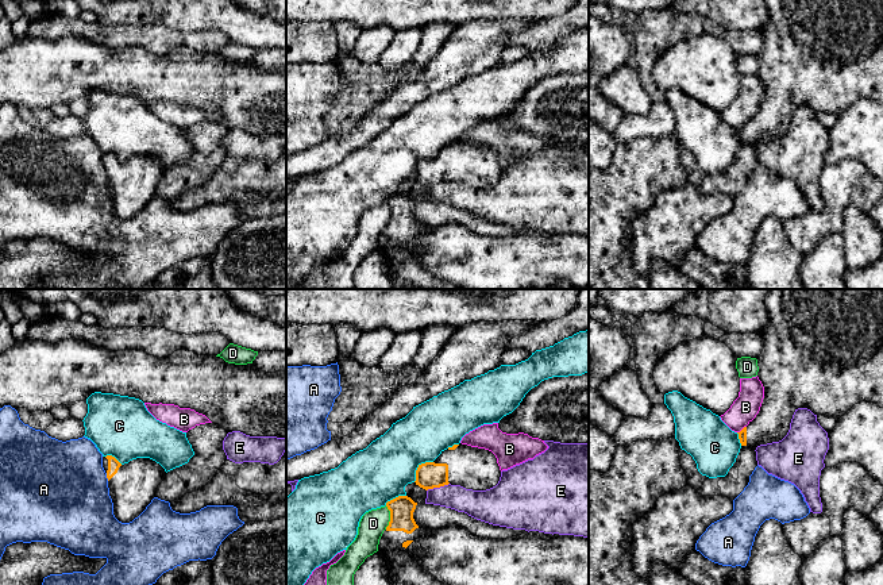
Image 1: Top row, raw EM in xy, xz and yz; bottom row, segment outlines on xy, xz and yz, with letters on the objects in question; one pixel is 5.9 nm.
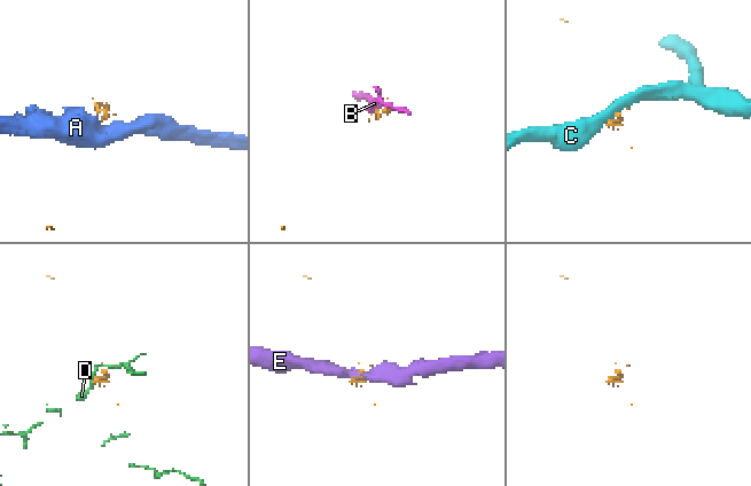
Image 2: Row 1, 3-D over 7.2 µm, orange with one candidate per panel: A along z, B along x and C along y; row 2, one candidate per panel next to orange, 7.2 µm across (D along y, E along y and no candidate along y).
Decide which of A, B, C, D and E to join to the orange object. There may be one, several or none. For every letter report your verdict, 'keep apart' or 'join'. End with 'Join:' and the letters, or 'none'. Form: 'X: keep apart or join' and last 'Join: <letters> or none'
A: keep apart
B: keep apart
C: keep apart
D: keep apart
E: keep apart
Join: none

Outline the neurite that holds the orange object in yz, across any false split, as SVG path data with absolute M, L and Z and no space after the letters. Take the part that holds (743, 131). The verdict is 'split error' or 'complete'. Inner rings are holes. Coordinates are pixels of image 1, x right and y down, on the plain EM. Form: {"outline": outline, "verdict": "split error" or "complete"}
{"outline": "M766 0L766 5L764 46L757 55L764 96L756 115L737 130L741 143L756 147L760 142L782 138L798 105L836 118L864 97L883 105L883 0Z", "verdict": "split error"}

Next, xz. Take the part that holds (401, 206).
{"outline": "M398 193L386 200L390 219L379 236L378 246L383 249L390 276L393 280L408 282L416 289L460 289L455 284L437 278L419 262L406 246L414 236L432 228L416 222L413 216L416 203L417 200L408 193Z", "verdict": "split error"}

